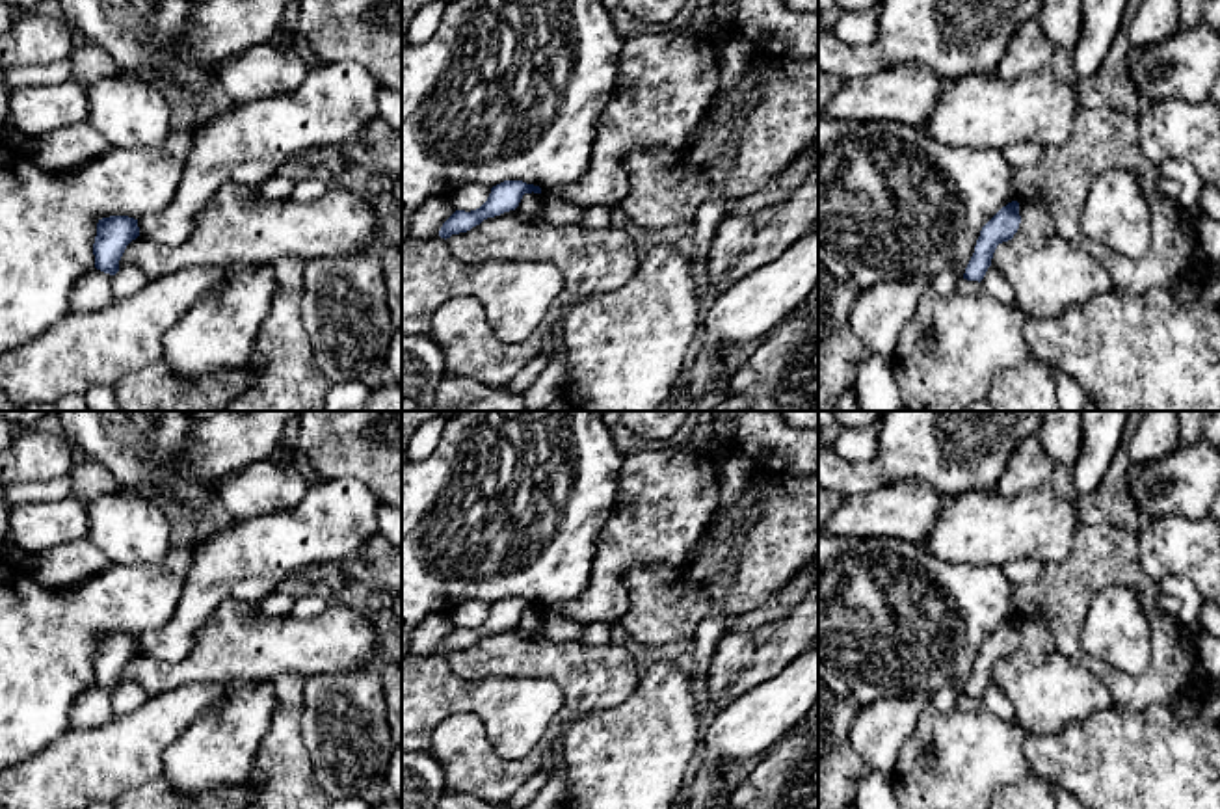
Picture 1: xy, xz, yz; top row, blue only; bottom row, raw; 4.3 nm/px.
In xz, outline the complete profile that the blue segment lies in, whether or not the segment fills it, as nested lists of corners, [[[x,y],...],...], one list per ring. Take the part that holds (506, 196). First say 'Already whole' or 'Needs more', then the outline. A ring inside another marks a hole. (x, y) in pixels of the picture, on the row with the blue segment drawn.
Already whole. [[[504,180],[491,188],[487,201],[471,212],[456,210],[441,227],[439,236],[450,238],[452,234],[467,232],[487,218],[500,216],[515,210],[524,193],[541,193],[539,186],[523,180]]]

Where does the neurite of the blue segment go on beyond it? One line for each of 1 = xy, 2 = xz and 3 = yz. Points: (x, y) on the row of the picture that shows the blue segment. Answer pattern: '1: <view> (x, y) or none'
1: none
2: none
3: none

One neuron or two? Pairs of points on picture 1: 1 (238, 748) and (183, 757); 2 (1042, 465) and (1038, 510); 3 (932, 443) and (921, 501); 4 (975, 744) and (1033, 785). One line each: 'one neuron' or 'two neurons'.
1: one neuron
2: two neurons
3: two neurons
4: two neurons

